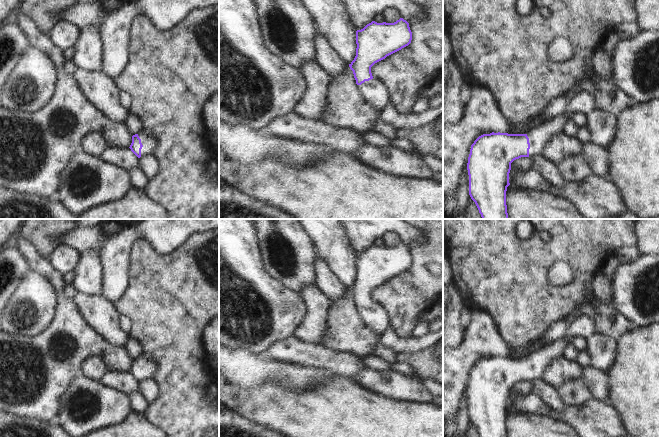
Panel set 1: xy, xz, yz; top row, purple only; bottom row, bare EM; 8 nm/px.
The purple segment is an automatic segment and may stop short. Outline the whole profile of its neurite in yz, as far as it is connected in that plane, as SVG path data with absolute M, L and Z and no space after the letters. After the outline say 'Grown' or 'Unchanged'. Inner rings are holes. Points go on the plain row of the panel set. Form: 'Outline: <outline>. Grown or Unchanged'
Outline: M565 334L526 358L492 356L483 358L474 365L467 394L469 419L479 437L507 437L506 415L510 409L511 387L521 381L543 379L550 362L564 356L565 347L573 339Z. Grown

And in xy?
Outline: M144 354L132 360L132 367L130 369L131 375L138 381L144 381L153 378L153 371L155 367L151 359Z. Grown

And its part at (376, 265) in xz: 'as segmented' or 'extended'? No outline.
extended

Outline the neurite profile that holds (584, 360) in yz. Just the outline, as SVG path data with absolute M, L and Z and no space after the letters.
M579 352L576 362L584 369L591 367L591 357L587 352Z

